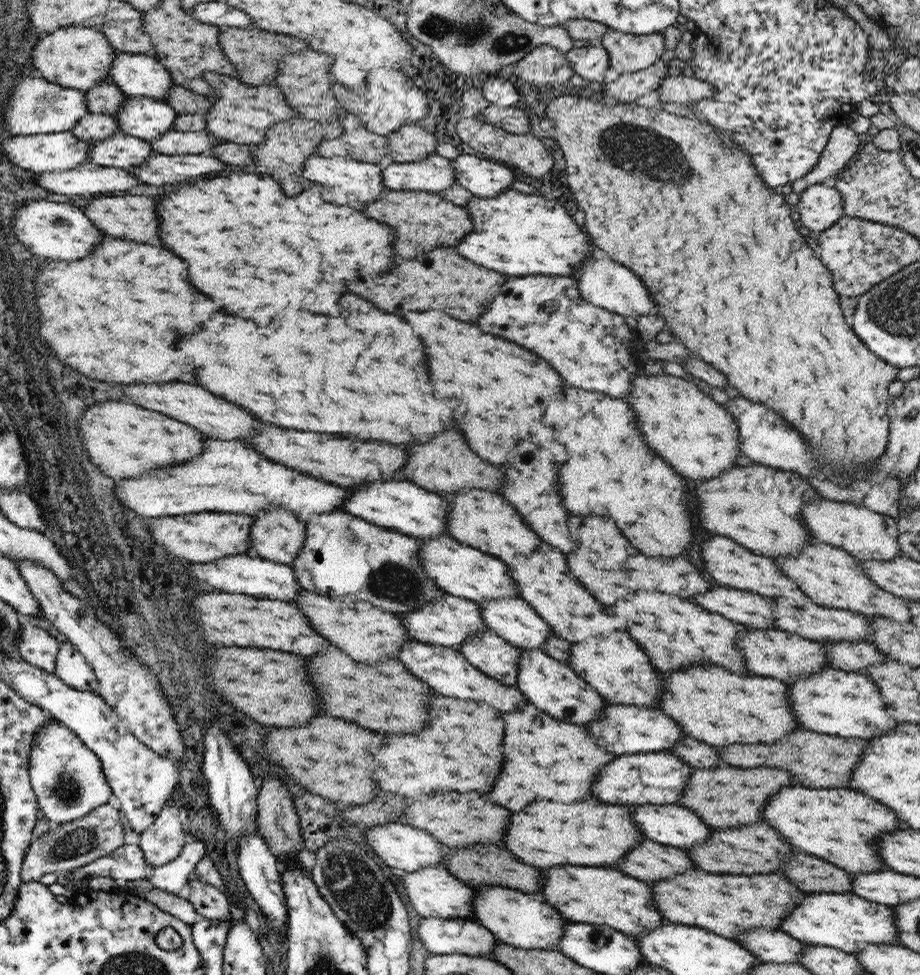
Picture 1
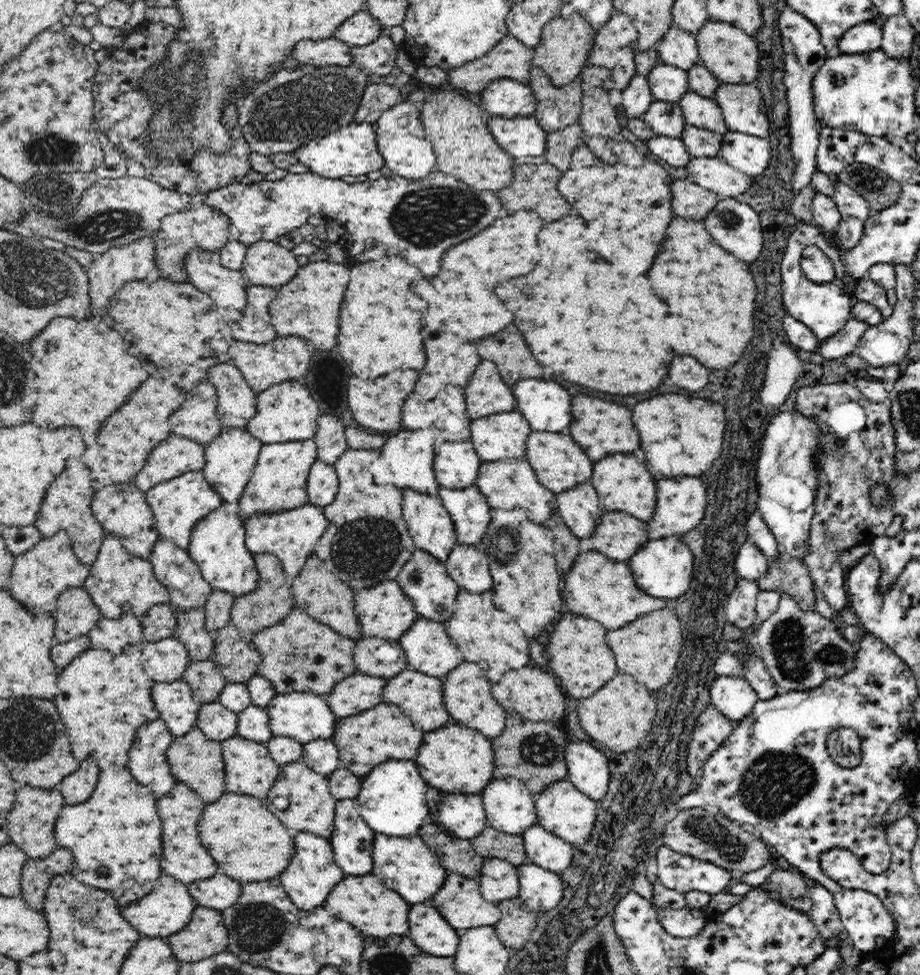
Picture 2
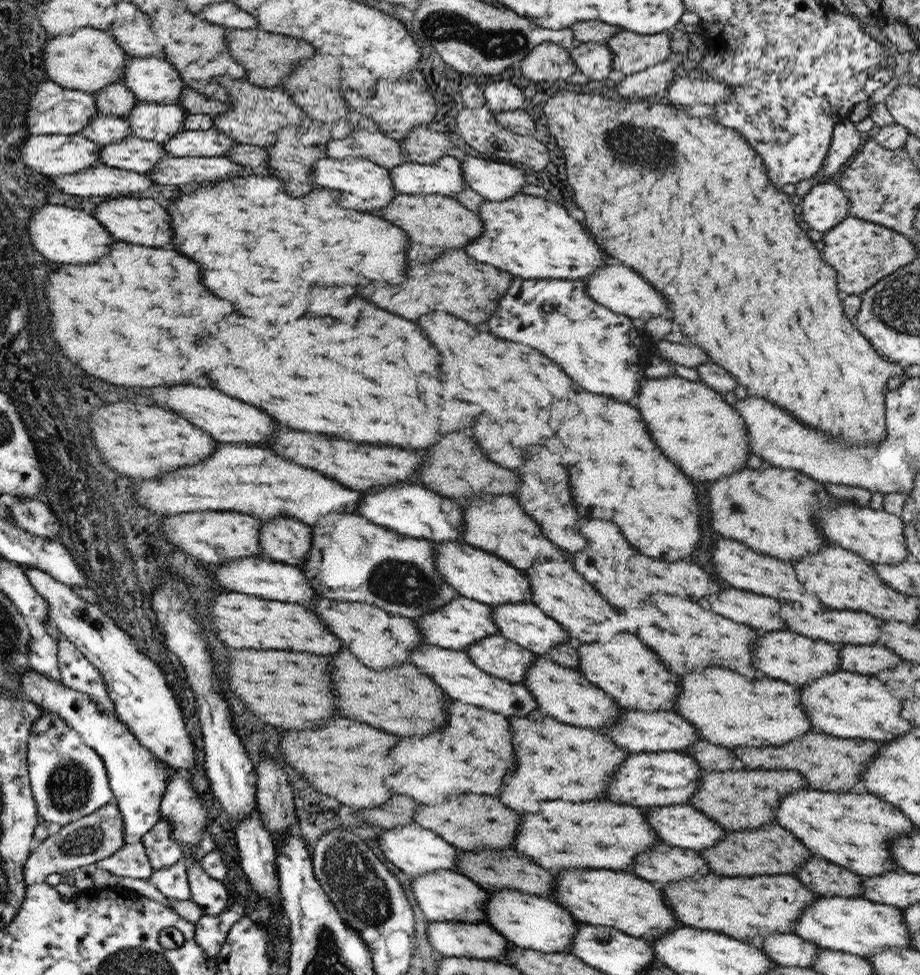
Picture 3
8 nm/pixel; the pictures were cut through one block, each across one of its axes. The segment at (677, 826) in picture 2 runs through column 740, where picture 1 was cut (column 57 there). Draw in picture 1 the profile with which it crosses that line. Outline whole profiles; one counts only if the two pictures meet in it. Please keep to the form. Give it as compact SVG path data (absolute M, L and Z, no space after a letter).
M106 803L94 809L86 817L59 824L56 829L34 837L30 848L26 850L27 854L20 874L23 882L39 881L44 874L70 873L74 868L86 866L121 848L124 845L125 831L120 818L120 810Z

